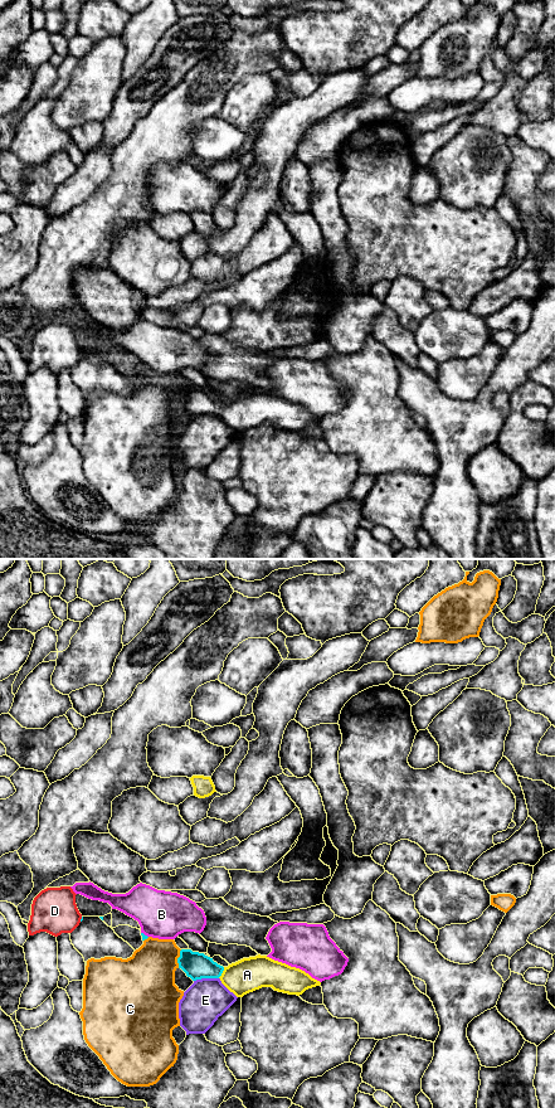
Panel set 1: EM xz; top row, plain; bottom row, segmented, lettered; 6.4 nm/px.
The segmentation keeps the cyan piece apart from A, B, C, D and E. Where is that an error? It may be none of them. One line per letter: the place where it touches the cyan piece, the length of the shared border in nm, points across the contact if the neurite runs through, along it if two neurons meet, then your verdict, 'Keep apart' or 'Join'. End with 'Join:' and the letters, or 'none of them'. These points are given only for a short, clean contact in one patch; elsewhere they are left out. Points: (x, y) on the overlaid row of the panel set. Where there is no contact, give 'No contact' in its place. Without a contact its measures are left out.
A: Touches cyan at xz (222, 972). Shared border 80 nm. Path across: xz (196, 966), (222, 972), (247, 975). Join
B: Touches cyan at xz (144, 934). Shared border 60 nm. Keep apart
C: Touches cyan at xz (178, 958). Shared border 120 nm. Keep apart
D: Touches cyan at xz (81, 919). Shared border 40 nm. Boundary: xz (82, 917), (79, 921). Keep apart
E: Touches cyan at xz (205, 977). Shared border 160 nm. Boundary: xz (218, 977), (201, 977), (194, 981). Keep apart
Join: A

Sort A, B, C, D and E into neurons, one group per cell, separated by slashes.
A / B / C / D / E

